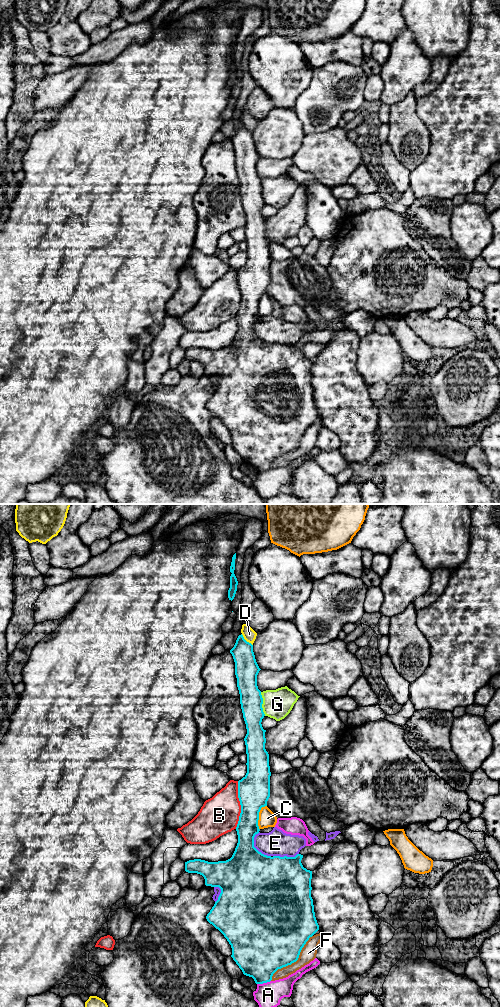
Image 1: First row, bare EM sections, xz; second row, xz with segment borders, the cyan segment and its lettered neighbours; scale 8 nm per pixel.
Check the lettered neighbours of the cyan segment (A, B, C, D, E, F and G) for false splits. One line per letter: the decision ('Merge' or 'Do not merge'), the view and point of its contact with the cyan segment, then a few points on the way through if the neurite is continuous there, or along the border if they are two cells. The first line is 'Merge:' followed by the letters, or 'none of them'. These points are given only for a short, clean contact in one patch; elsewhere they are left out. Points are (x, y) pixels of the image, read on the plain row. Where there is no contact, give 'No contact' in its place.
Merge: none of them
A: Do not merge. Touches cyan at xz (263, 470)
B: Do not merge. Touches cyan at xz (240, 292)
C: Do not merge. Touches cyan at xz (258, 304)
D: Do not merge. Touches cyan at xz (245, 128)
E: Do not merge. Touches cyan at xz (255, 336)
F: Do not merge. Touches cyan at xz (294, 449)
G: Do not merge. Touches cyan at xz (262, 191). Boundary: xz (260, 180), (263, 201), (265, 203)

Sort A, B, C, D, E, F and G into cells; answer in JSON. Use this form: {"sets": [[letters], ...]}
{"sets": [["A"], ["B"], ["C"], ["D"], ["E"], ["F"], ["G"]]}

